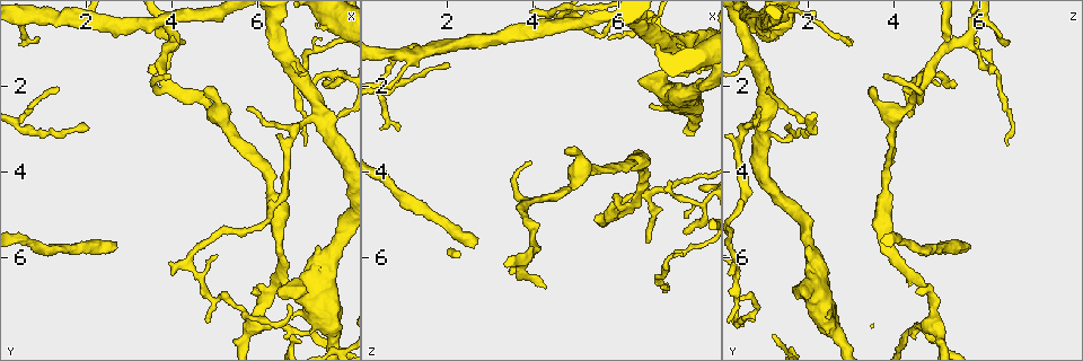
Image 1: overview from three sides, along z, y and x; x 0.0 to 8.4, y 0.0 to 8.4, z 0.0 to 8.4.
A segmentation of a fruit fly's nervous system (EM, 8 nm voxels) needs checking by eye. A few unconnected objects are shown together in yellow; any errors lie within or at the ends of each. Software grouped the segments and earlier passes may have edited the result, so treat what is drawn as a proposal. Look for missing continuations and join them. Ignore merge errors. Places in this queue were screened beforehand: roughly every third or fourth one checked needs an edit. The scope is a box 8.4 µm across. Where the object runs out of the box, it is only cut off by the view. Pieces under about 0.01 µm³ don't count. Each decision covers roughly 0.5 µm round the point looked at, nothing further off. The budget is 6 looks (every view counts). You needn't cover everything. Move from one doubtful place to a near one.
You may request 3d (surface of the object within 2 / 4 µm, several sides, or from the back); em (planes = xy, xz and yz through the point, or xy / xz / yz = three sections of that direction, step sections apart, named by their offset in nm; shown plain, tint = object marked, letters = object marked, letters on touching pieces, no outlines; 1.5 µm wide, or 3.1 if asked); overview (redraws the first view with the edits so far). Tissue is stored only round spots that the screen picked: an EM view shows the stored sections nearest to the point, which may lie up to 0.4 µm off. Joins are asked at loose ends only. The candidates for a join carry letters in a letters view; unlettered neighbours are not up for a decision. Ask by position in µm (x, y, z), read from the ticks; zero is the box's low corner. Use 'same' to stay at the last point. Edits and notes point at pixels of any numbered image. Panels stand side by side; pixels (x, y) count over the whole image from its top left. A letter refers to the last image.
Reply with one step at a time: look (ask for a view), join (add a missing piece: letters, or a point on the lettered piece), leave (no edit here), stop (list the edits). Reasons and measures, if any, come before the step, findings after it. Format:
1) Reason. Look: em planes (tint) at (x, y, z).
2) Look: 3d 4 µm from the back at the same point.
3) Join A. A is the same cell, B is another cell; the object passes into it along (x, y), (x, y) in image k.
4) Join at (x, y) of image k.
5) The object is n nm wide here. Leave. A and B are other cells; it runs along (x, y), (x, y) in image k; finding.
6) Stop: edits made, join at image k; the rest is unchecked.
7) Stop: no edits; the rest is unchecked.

Tapers out. Look: em planes (tint) at (3.50, 1.55, 6.30).

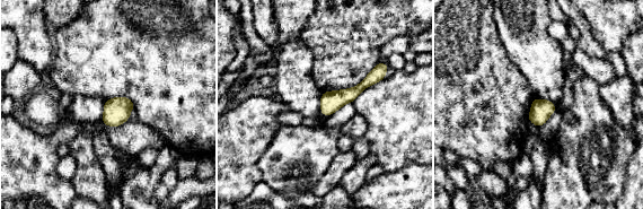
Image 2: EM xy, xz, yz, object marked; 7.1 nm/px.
See the neighbours. Look: em planes (letters) at the same point.

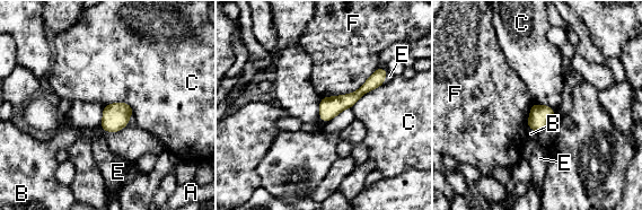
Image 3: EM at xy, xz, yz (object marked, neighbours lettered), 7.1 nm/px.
The object is 150 nm wide here. Leave. A, B, C, E and F are other cells; it runs along (380, 72), (355, 96), (322, 115) in image 3; none of them fits.

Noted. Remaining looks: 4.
Tapers out. Look: em planes (tint) at (1.30, 2.05, 1.10).

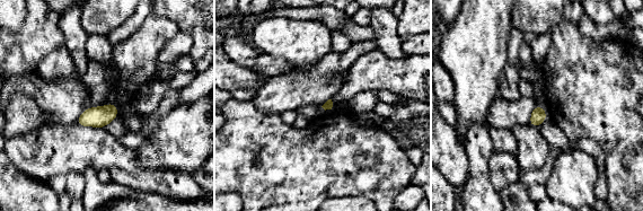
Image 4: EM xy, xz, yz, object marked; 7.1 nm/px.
Look: em planes (letters) at the same point.

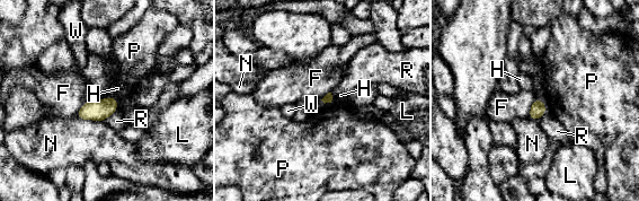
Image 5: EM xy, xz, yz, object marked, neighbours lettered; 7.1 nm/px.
Leave. F, H, L, N, P, R and W are other cells; a border runs along (90, 101), (87, 101), (74, 116) in image 5; no lettered piece goes on from it.

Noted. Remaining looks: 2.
An open end. Look: em xz step 4 (letters) at (7.15, 3.40, 6.65).

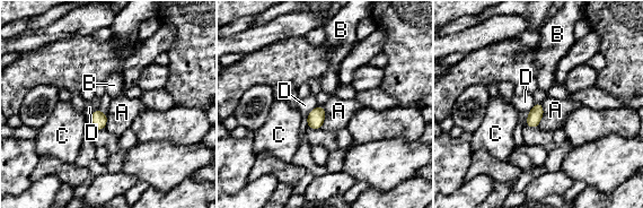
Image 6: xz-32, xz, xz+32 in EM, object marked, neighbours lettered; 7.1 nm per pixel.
The longest contact is with A, 180 nm. Leave. A, B, C and D are other cells; a border runs along (542, 103), (543, 116), (537, 127) in image 6; none of them fits.

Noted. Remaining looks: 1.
Stop: no edits; the rest is unchecked.

